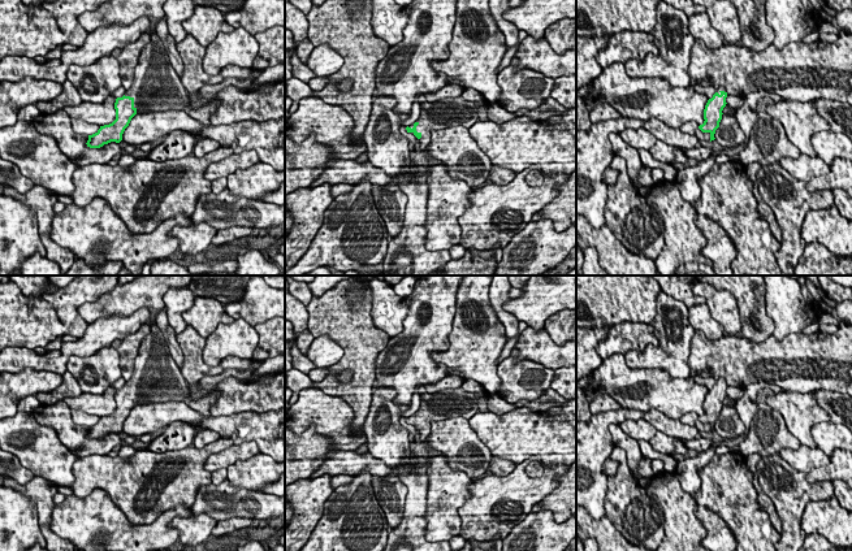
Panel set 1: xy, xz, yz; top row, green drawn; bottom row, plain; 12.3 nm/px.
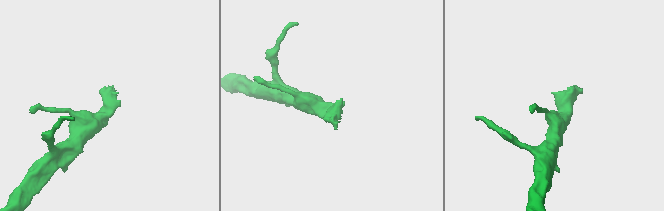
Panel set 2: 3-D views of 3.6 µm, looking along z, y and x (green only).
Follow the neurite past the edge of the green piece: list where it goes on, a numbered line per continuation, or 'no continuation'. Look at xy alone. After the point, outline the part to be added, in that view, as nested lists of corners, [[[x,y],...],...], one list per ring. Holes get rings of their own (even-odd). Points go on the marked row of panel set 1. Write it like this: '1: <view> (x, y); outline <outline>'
1: xy (156, 87); outline [[[155,30],[143,47],[134,71],[134,79],[125,96],[134,99],[137,114],[190,109],[190,97],[173,69],[164,44]]]

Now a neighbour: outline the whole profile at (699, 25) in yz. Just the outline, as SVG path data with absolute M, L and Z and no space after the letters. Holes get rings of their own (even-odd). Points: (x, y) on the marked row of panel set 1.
M697 13L688 17L688 31L695 39L700 39L708 48L723 45L723 35L715 30L706 13Z

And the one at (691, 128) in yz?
M689 121L689 122L686 122L680 130L683 133L687 133L687 134L691 134L691 135L695 135L699 142L700 140L710 140L710 133L702 133L700 129L699 129L699 125L696 121Z

